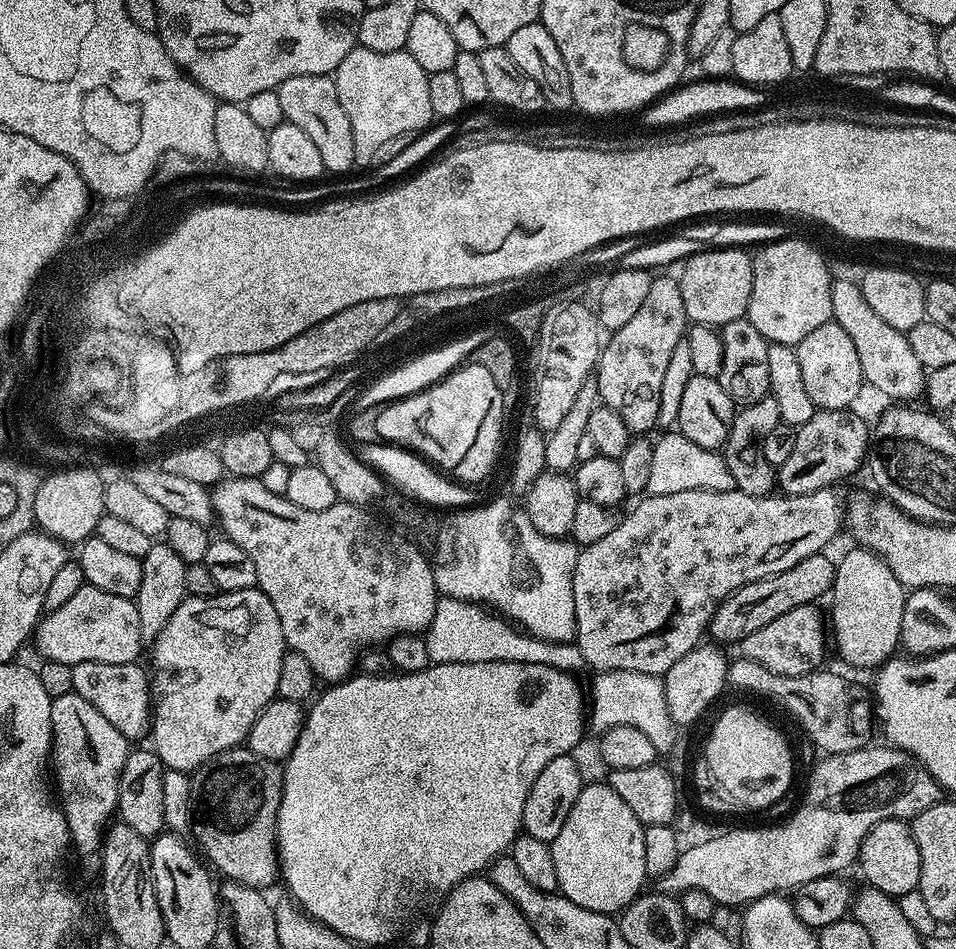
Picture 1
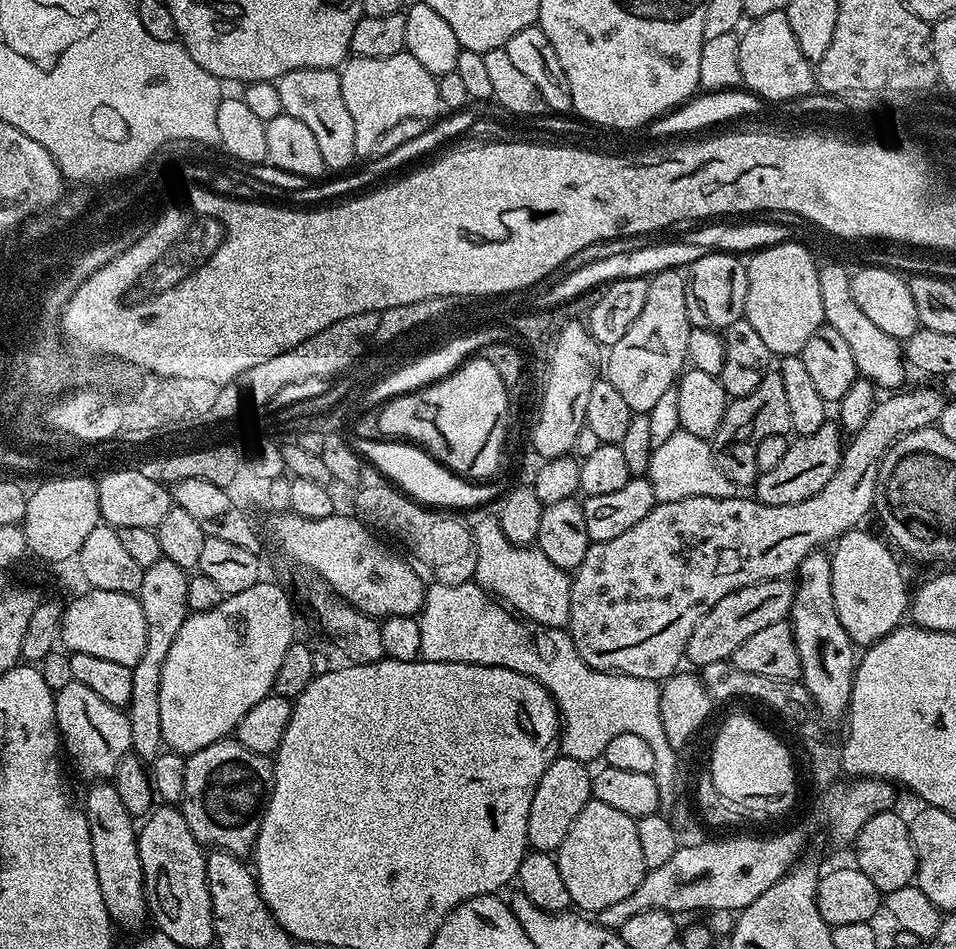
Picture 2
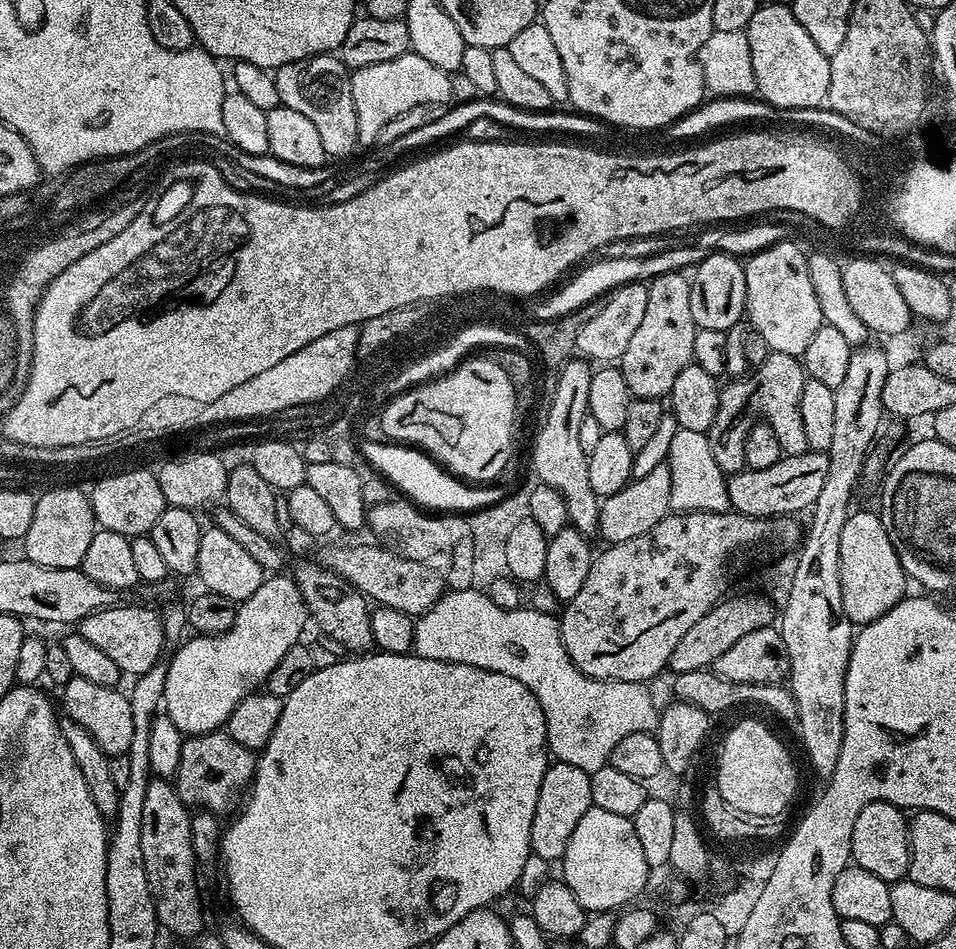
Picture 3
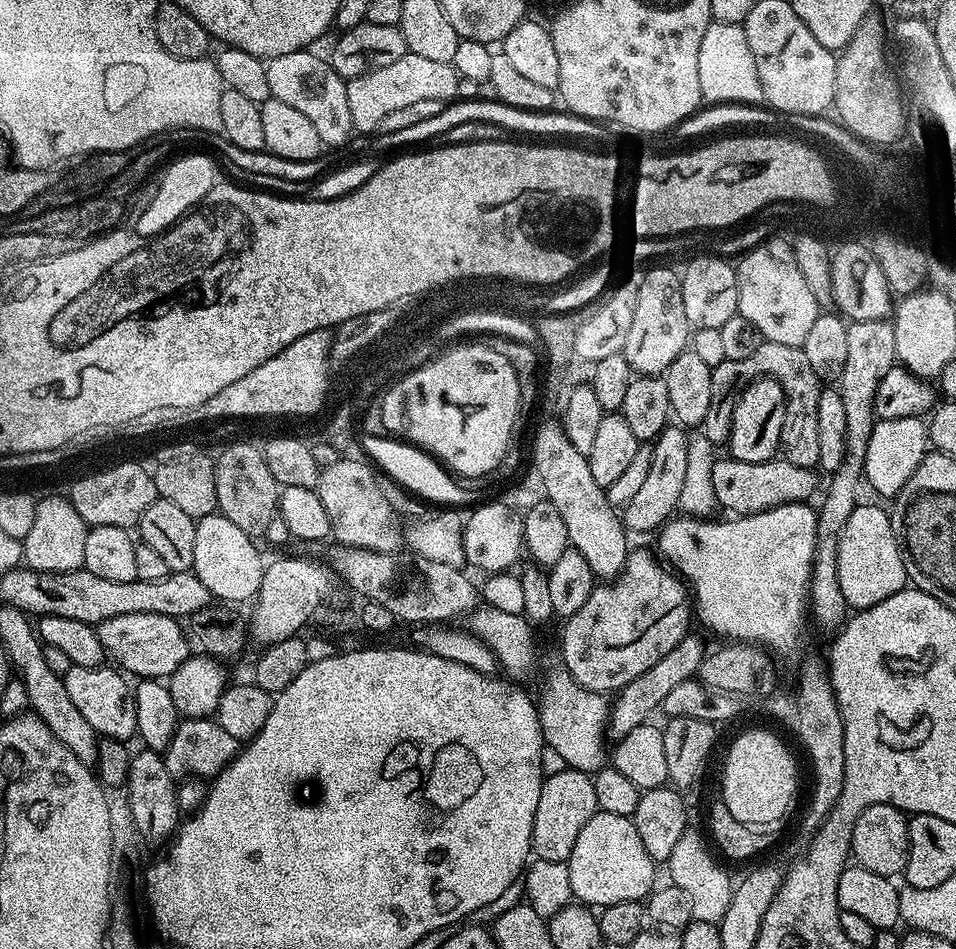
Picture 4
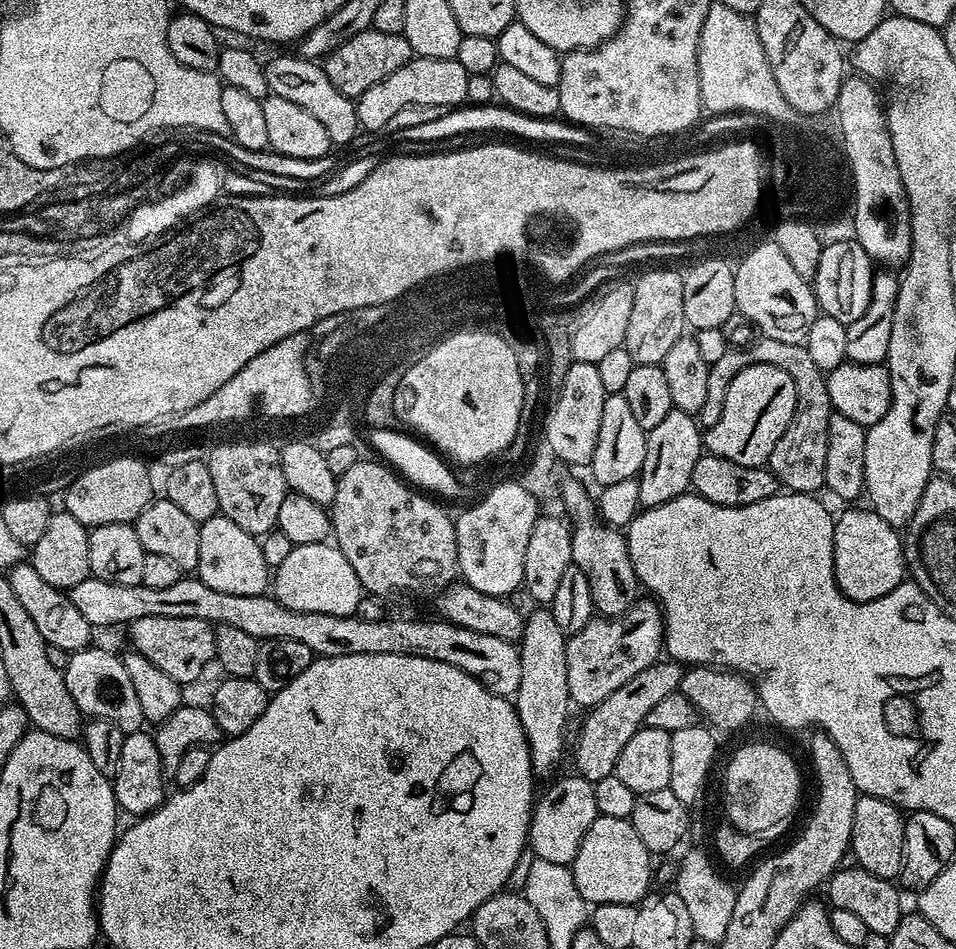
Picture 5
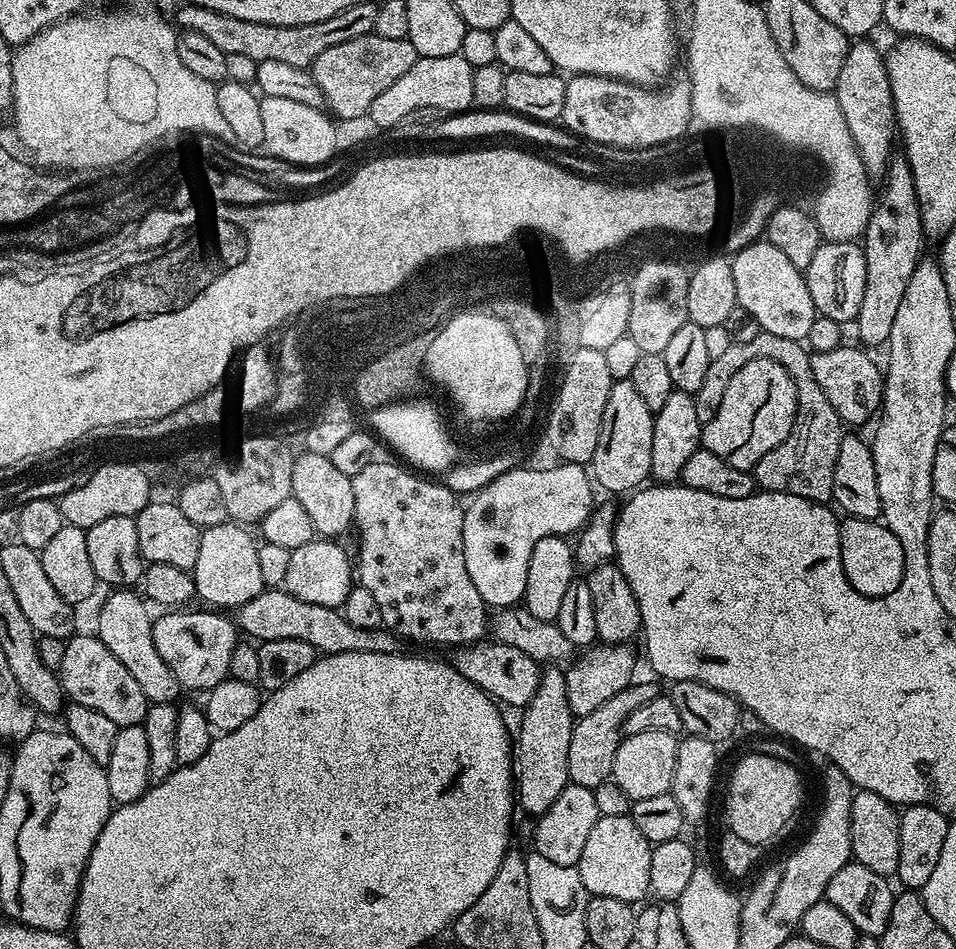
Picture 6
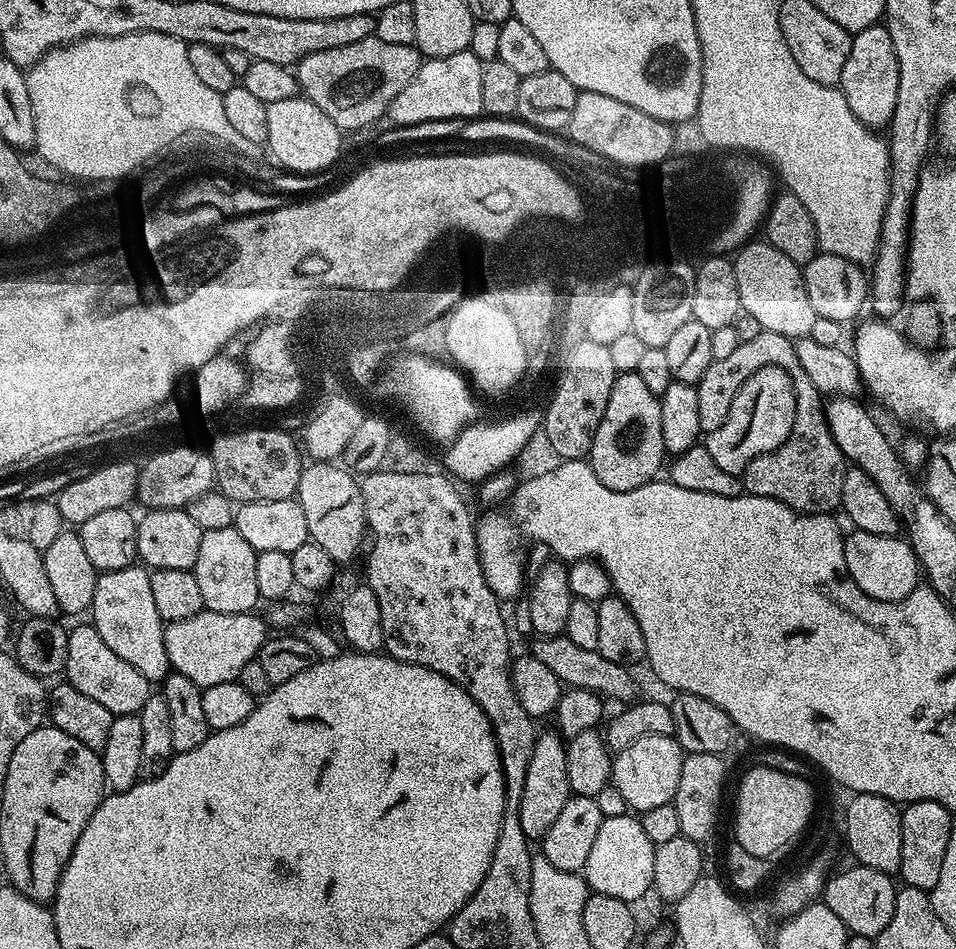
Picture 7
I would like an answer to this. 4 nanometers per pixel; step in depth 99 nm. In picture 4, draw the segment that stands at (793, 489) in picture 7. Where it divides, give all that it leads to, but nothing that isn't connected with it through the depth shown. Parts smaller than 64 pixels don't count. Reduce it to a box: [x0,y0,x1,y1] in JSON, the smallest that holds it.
[712,340,822,469]

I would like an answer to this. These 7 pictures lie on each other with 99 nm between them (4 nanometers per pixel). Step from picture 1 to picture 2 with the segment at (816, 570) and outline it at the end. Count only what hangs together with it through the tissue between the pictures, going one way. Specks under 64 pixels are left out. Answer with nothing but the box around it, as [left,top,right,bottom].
[684,578,795,666]

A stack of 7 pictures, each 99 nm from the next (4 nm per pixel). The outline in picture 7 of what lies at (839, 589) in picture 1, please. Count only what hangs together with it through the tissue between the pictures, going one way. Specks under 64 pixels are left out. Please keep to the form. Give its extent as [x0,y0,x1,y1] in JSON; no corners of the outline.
[842,530,922,602]

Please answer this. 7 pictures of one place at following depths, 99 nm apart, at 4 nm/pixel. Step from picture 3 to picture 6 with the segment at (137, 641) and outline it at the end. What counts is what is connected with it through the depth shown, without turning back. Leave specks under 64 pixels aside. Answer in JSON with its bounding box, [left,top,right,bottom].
[152,610,238,690]

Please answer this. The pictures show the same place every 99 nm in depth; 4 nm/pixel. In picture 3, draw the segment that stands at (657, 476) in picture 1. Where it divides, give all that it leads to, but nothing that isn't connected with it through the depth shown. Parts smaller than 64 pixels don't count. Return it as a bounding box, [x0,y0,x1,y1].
[666,428,731,512]

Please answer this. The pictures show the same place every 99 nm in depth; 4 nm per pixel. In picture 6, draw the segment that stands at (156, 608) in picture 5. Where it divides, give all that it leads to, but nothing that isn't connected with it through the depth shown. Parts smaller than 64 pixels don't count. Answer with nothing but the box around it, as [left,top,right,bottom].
[234,587,541,710]

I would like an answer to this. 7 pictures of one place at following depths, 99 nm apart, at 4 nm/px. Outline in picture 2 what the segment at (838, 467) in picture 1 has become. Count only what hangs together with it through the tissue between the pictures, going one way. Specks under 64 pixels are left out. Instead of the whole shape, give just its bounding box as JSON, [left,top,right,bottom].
[754,422,846,506]

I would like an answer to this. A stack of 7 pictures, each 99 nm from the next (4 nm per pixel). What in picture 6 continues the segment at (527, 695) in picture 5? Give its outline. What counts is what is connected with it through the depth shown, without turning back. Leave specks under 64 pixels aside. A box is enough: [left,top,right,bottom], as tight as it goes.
[514,666,574,818]

